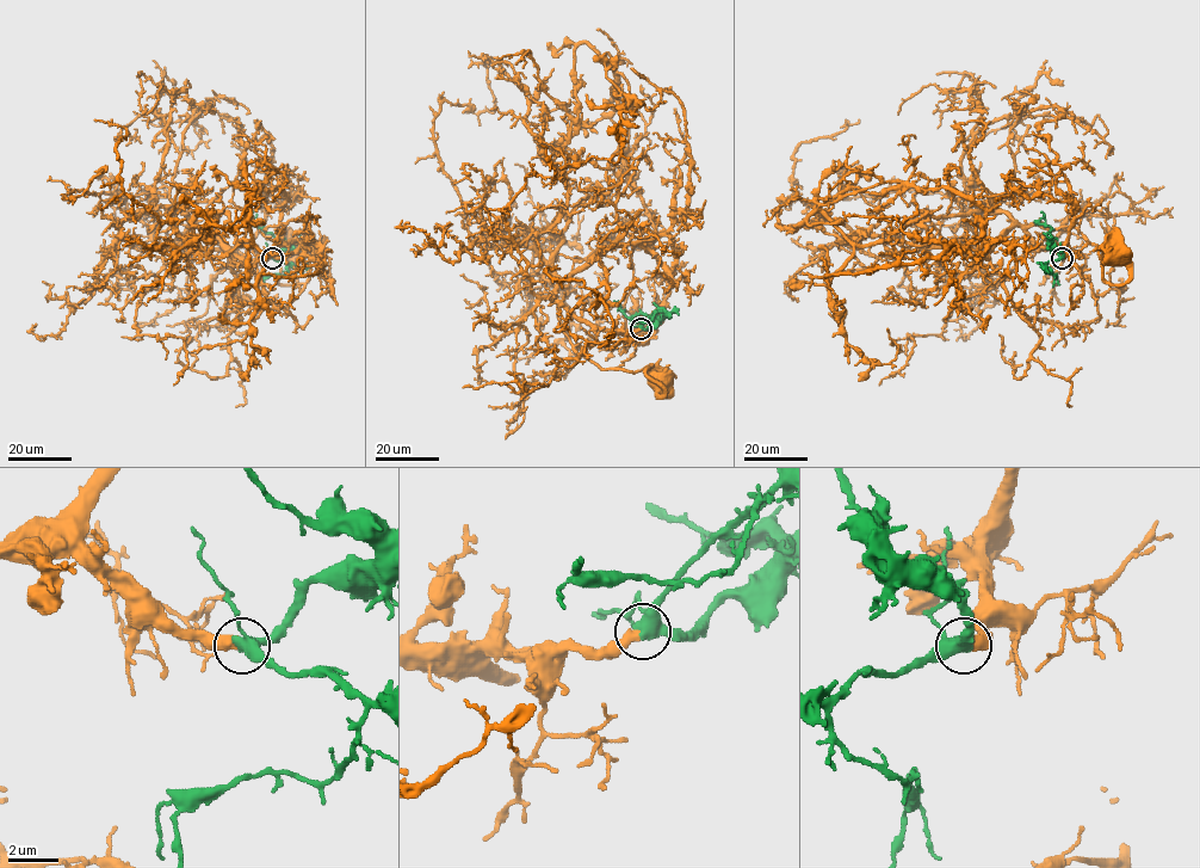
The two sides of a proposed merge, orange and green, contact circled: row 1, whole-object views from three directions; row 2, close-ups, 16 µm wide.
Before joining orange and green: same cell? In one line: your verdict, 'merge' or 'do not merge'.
merge

